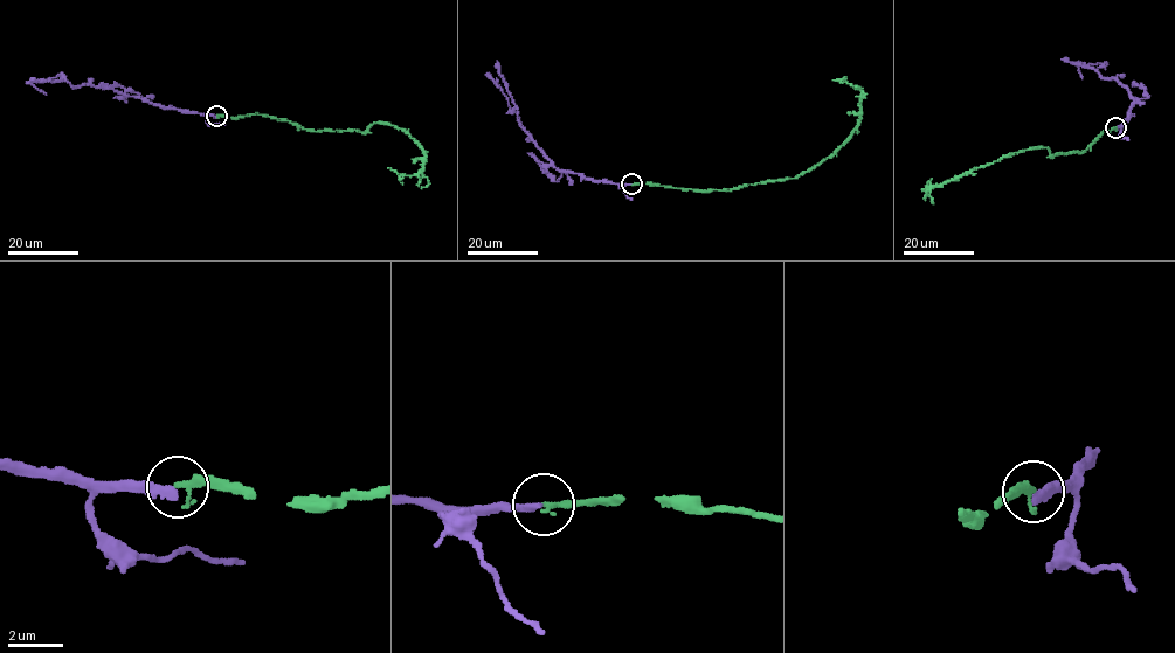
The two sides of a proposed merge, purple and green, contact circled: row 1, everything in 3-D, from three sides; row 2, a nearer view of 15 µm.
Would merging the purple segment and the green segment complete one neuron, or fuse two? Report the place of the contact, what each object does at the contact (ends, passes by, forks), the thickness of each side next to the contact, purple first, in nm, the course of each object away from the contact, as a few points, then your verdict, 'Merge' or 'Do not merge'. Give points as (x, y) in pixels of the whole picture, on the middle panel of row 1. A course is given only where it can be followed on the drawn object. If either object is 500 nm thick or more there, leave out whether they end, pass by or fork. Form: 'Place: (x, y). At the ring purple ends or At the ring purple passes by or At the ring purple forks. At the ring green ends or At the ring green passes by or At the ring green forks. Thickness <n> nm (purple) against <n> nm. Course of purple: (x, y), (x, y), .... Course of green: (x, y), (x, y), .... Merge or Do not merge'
Place: (631, 183). At the ring purple ends. At the ring green ends. Thickness 280 nm (purple) against 240 nm. Course of purple: (631, 183), (585, 179), (557, 169), (522, 125), (516, 106), (511, 110), (498, 88). Course of green: (631, 183), (709, 190), (800, 175), (833, 155), (859, 118), (861, 90), (840, 78), (833, 80). Do not merge

